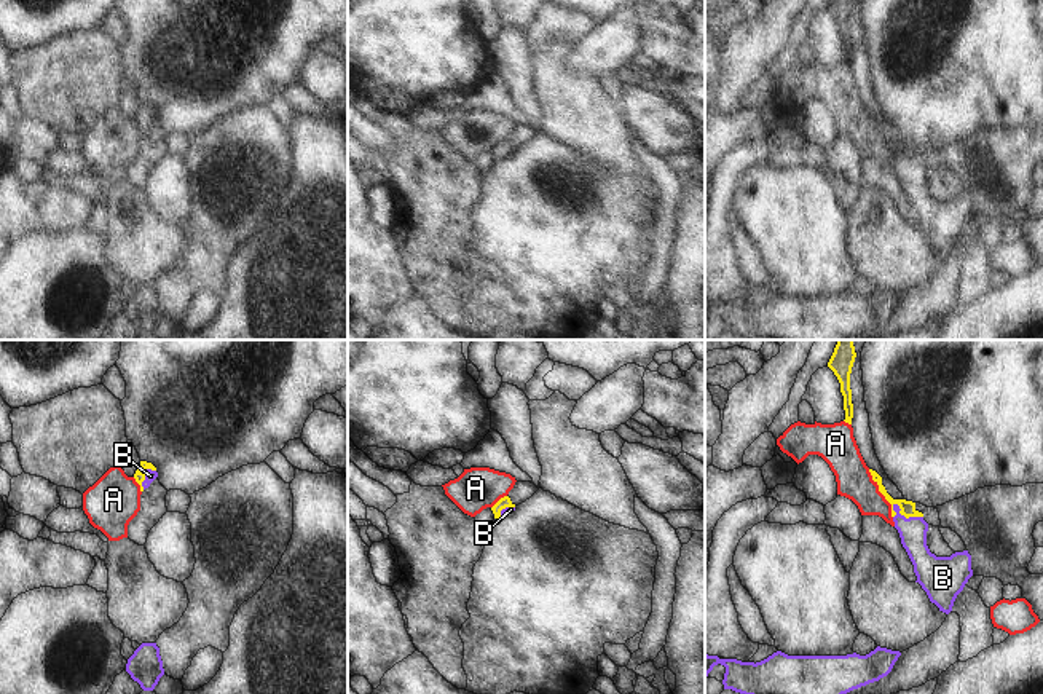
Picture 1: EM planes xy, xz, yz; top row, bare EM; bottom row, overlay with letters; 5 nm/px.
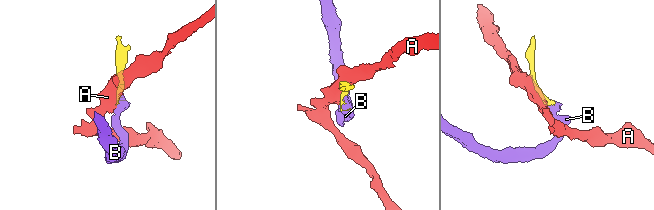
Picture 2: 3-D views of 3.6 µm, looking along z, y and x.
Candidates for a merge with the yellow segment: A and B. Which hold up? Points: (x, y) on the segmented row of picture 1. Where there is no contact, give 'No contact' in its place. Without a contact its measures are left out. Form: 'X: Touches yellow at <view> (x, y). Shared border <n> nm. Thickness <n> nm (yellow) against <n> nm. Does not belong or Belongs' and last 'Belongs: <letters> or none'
A: Touches yellow at yz (881, 492). Shared border 280 nm. Thickness 80 nm (yellow) against 180 nm. Does not belong
B: Touches yellow at yz (906, 517). Shared border 170 nm. Thickness 80 nm (yellow) against 140 nm. Belongs
Belongs: B

